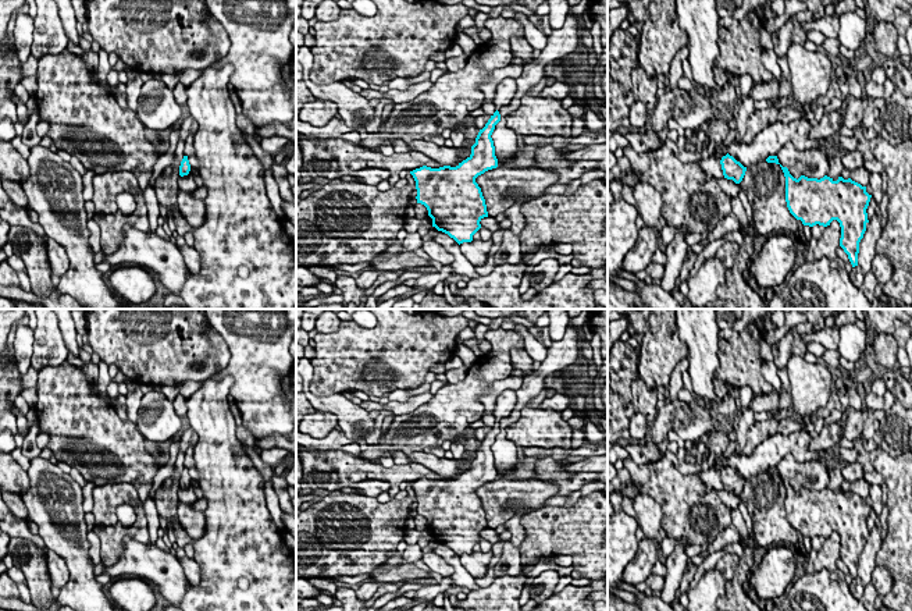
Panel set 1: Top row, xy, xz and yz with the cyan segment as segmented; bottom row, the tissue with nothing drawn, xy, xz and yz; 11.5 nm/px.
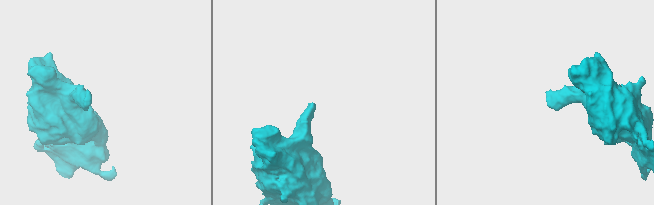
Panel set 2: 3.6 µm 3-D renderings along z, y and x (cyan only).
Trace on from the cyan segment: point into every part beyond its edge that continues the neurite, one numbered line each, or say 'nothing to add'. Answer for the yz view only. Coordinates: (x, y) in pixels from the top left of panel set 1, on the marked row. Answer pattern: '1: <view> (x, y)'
1: yz (711, 166)

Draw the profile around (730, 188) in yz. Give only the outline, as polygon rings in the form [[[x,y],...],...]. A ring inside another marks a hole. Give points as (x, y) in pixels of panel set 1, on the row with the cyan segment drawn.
[[[724,177],[719,178],[717,184],[723,189],[723,192],[730,198],[737,198],[741,191],[741,187],[738,184],[735,184],[733,180],[727,180]]]

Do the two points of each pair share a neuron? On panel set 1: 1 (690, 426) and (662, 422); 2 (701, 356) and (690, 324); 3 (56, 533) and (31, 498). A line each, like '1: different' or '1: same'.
1: same
2: same
3: same

